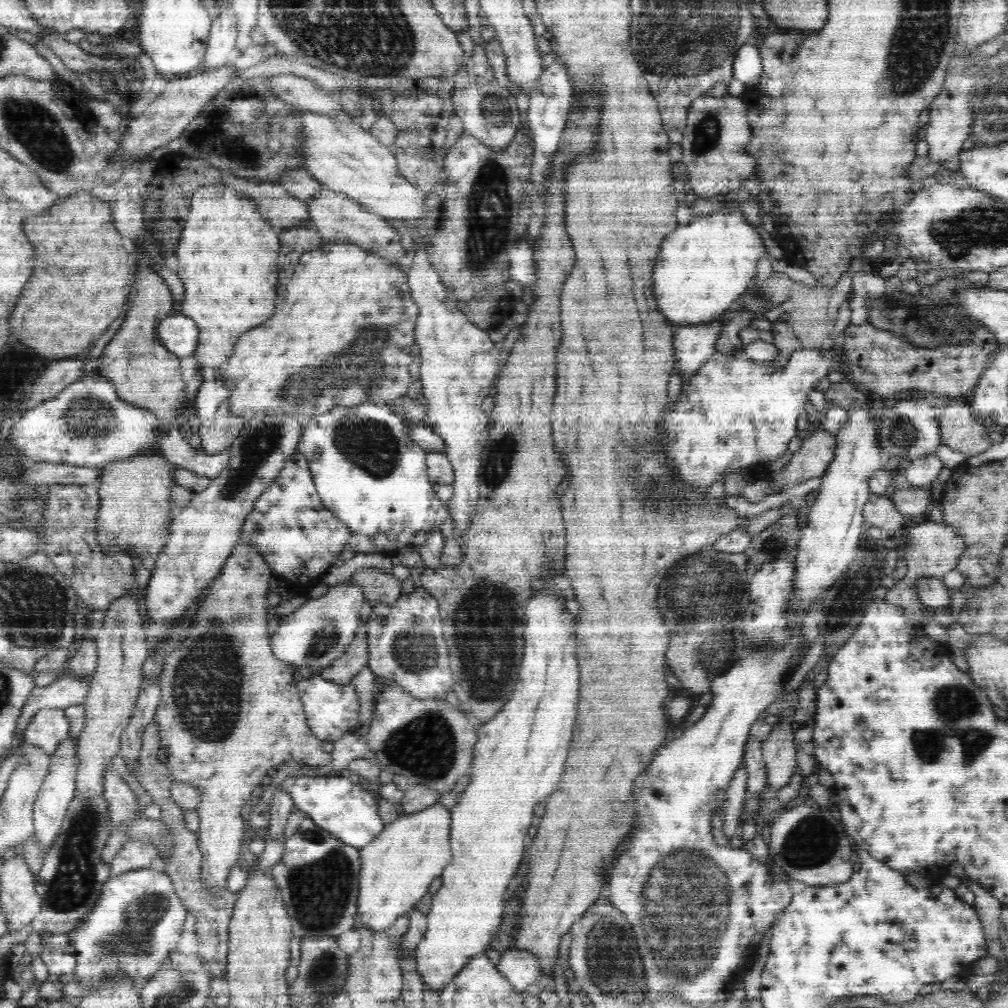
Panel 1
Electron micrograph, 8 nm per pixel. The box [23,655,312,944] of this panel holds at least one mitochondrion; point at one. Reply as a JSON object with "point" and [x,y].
{"point":[71,886]}

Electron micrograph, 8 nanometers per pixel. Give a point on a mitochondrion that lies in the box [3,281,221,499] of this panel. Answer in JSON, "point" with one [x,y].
{"point":[86,417]}

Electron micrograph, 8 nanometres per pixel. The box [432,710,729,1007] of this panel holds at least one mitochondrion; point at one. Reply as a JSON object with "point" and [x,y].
{"point":[611,962]}

